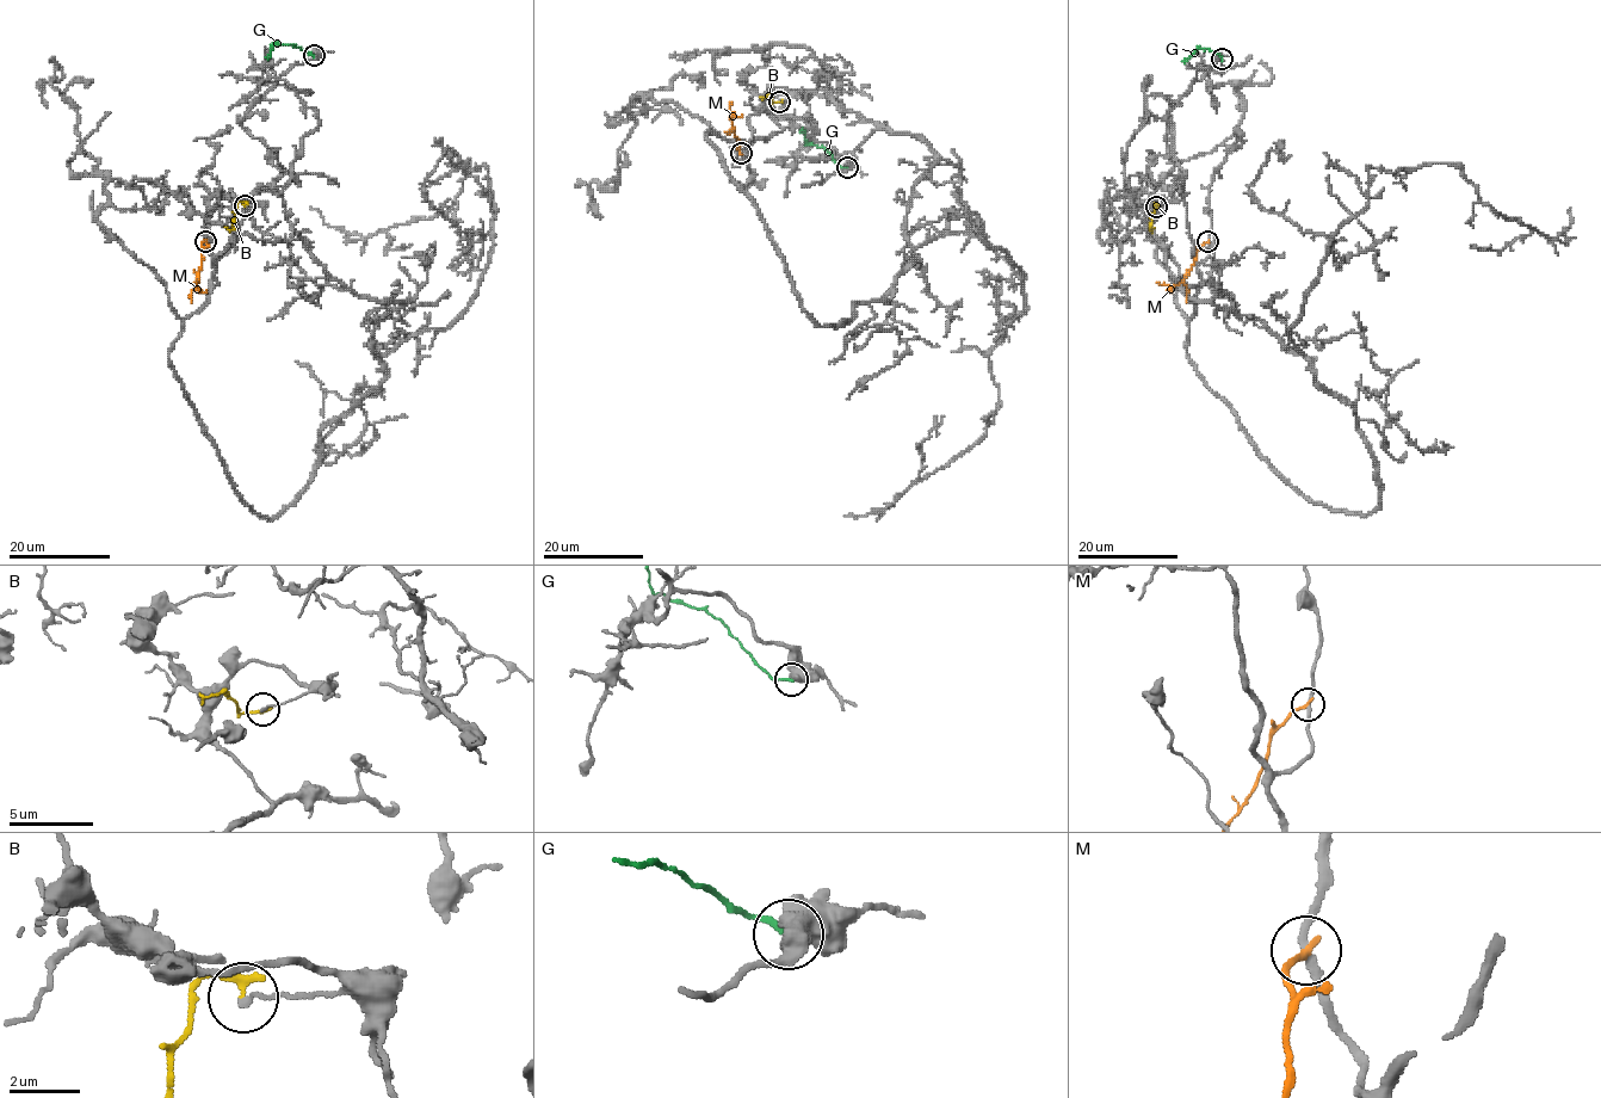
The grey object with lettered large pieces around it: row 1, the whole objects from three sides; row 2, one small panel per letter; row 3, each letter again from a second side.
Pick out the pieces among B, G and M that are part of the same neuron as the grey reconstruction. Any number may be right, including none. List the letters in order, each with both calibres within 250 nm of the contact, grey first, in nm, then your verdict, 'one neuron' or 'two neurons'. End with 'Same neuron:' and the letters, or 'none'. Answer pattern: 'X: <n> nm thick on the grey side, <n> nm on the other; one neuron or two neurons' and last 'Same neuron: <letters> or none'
B: 150 nm thick on the grey side, 240 nm on the other; two neurons
G: 750 nm thick on the grey side, 170 nm on the other; two neurons
M: 220 nm thick on the grey side, 200 nm on the other; two neurons
Same neuron: none

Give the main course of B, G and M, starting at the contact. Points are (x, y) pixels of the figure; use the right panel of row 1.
B: (1156, 207), (1151, 227)
G: (1222, 59), (1209, 49), (1197, 48), (1184, 61)
M: (1209, 242), (1197, 252), (1193, 265), (1179, 284), (1168, 287), (1157, 283)

